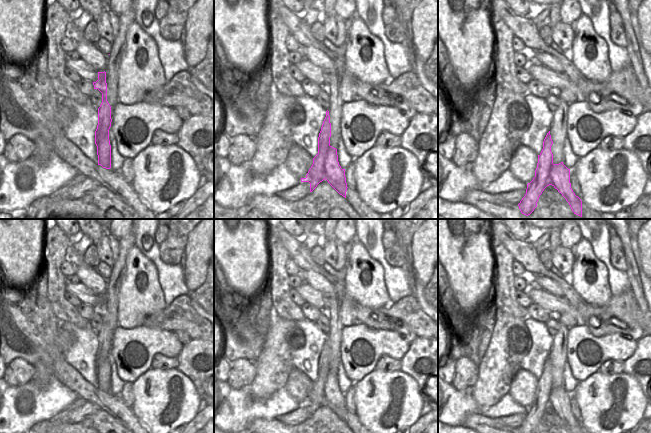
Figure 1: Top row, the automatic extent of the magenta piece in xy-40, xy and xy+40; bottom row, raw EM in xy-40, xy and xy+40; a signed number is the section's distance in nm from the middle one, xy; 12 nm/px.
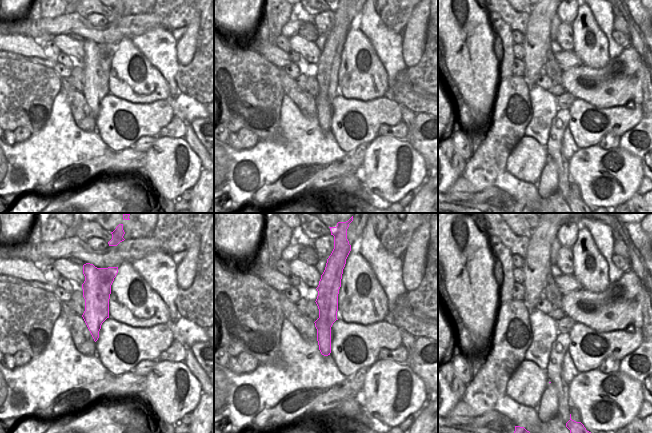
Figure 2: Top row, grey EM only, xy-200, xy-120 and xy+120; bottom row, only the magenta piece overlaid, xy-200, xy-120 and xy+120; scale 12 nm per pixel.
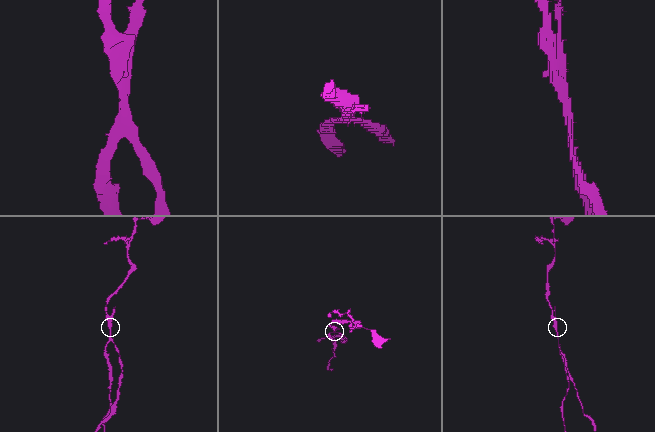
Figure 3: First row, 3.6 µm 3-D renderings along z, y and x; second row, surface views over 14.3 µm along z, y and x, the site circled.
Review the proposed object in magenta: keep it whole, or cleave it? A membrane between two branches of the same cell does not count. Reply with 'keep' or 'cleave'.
cleave

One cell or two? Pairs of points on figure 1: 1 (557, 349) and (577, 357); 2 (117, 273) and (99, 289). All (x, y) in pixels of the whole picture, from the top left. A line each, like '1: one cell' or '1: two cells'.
1: two cells
2: two cells

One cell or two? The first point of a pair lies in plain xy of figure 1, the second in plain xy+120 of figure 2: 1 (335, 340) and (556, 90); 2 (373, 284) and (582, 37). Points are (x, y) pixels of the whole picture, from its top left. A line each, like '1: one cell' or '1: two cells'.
1: two cells
2: one cell

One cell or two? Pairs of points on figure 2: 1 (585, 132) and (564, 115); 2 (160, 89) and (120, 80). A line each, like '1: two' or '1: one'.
1: two
2: one

